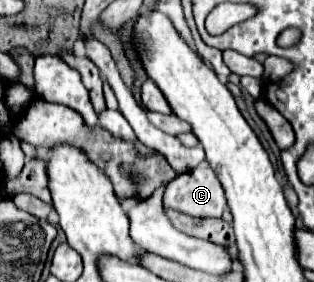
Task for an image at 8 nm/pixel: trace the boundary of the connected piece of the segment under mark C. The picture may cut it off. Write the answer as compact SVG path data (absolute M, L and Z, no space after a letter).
M210 166L174 178L164 192L164 206L196 218L220 218L228 208L222 184Z

